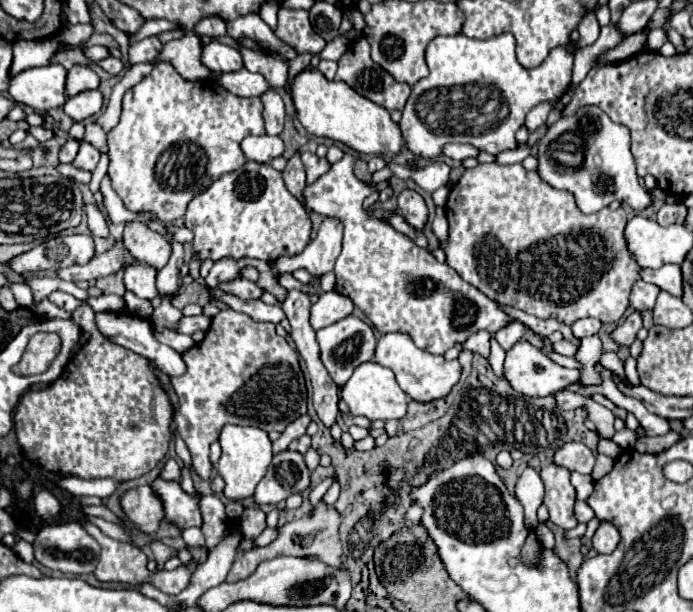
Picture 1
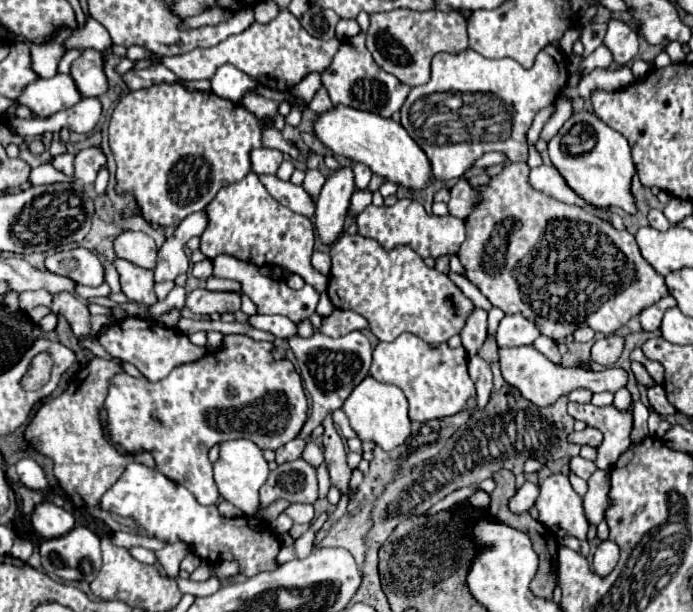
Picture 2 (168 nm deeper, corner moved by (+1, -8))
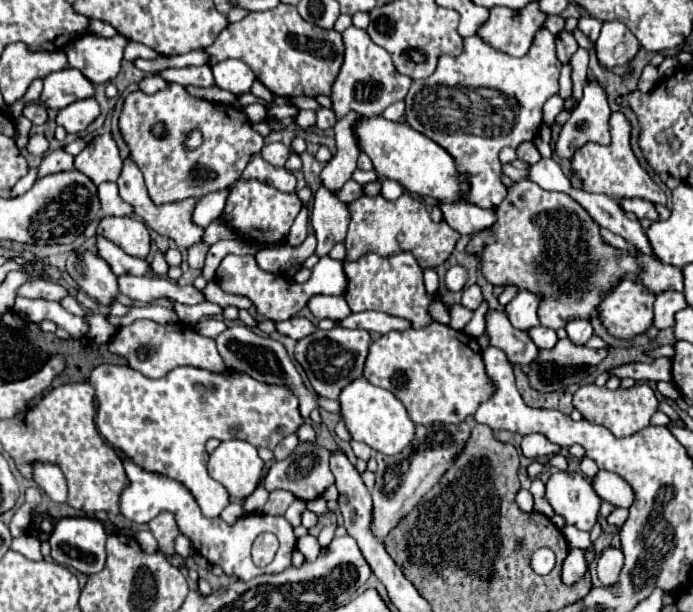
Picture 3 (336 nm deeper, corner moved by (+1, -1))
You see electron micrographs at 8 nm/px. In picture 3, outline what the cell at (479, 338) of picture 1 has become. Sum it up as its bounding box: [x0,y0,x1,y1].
[461,283,483,309]

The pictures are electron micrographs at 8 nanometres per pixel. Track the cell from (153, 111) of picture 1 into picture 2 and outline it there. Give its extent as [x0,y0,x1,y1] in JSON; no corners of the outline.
[109,82,263,228]

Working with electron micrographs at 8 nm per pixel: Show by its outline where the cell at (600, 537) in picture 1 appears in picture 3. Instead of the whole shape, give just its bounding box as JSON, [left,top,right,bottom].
[597,547,623,585]

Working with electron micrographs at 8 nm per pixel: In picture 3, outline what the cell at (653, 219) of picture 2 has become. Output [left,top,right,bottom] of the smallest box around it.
[619,199,659,221]

